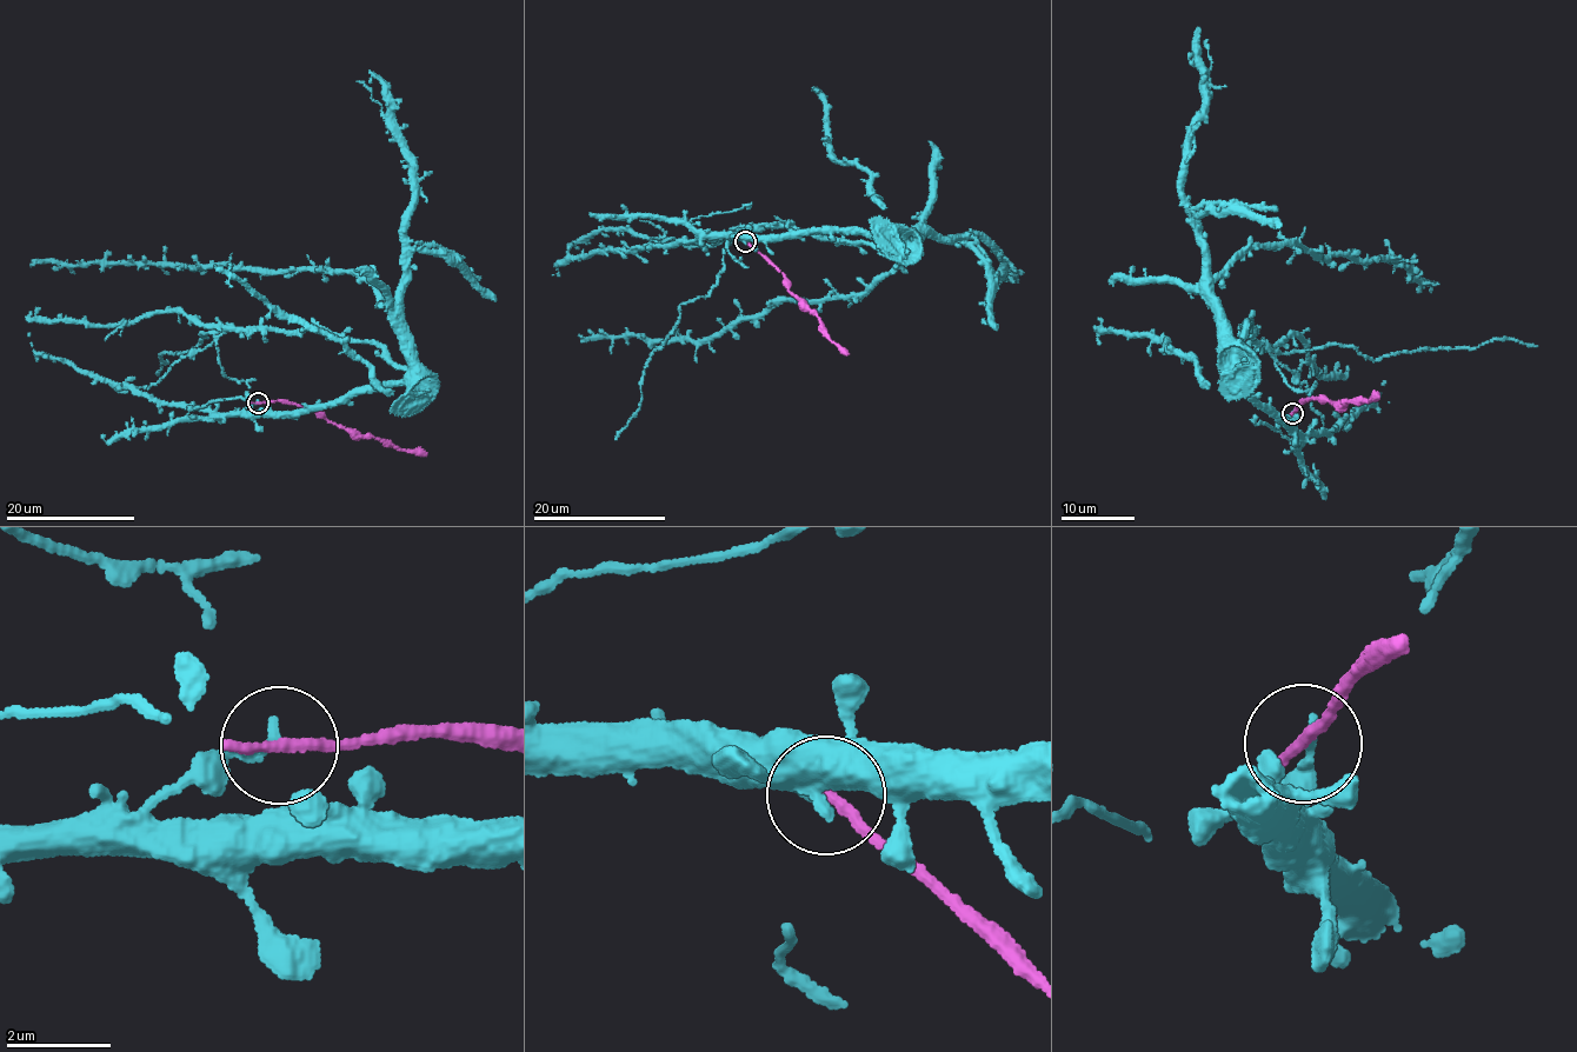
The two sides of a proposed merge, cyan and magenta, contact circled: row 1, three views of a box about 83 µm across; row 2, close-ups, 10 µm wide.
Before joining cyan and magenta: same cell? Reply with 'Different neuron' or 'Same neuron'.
Different neuron

